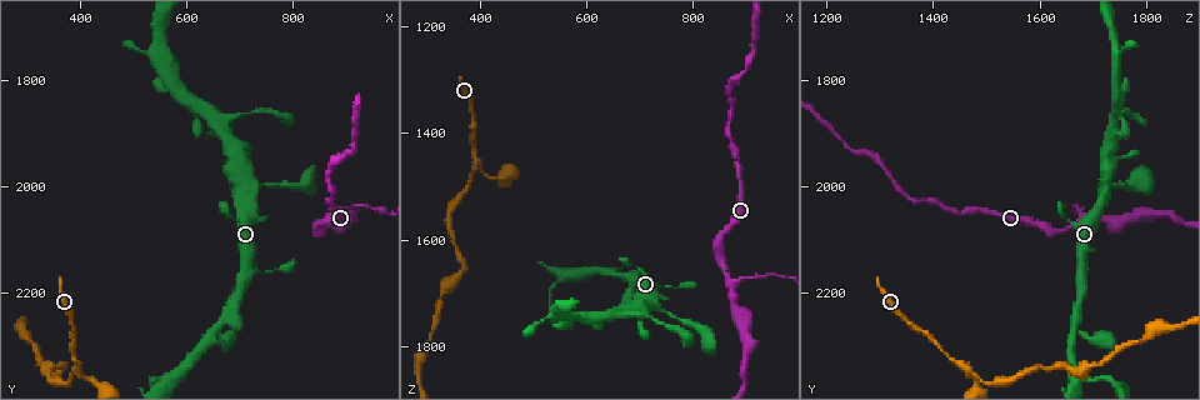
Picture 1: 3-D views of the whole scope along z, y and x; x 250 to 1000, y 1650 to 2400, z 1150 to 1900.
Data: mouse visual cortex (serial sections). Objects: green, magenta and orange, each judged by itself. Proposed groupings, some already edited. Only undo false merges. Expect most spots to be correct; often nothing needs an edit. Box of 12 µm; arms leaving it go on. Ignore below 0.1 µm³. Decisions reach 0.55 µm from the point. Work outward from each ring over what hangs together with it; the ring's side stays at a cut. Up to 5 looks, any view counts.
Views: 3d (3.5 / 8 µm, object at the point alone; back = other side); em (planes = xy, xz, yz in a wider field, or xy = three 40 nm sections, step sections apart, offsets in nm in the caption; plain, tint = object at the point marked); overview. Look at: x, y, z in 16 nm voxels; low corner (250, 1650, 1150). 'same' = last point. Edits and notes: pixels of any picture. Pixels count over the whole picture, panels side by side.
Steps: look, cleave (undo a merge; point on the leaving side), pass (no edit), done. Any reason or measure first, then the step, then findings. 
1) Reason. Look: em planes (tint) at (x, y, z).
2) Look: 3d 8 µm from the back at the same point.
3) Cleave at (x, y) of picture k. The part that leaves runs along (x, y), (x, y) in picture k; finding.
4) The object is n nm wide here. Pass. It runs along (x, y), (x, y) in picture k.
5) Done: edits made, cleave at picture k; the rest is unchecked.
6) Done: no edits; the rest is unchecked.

Abrupt turn. Look: 3d 3.5 µm at (680, 2245, 1670).

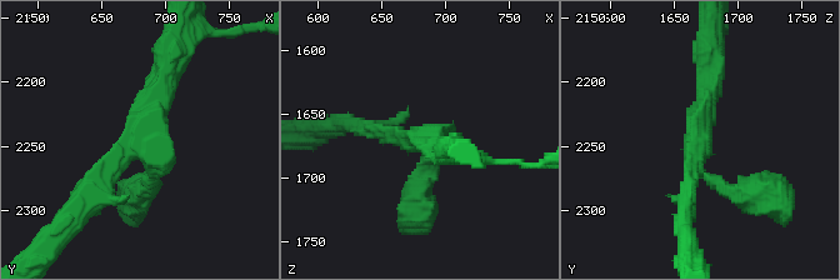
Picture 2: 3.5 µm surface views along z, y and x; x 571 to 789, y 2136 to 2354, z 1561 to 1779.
Pass. It runs along (168, 68), (140, 136), (79, 205) in picture 2; all the same cell.

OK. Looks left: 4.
A fork. Look: 3d 3.5 µm at (395, 2340, 1455).

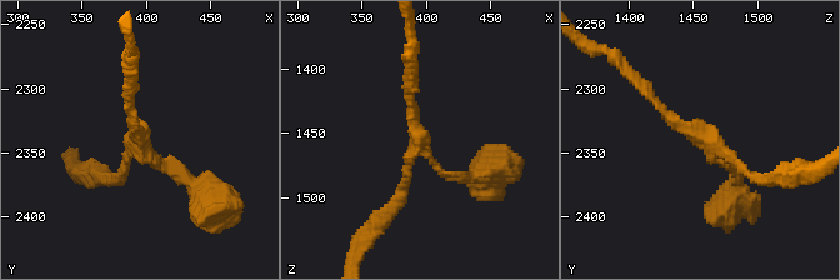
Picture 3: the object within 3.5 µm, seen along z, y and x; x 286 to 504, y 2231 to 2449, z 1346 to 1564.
Shape alone is not enough. Look: em xy step 3 (tint) at (392, 2338, 1456).

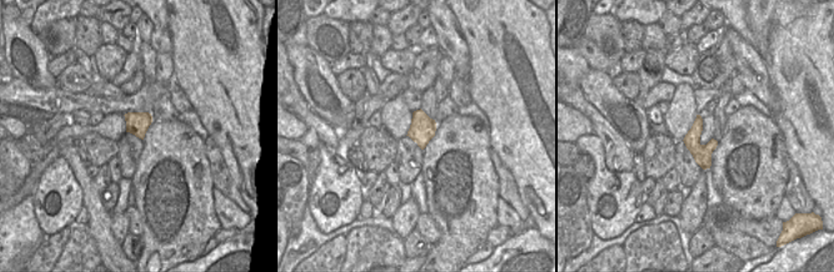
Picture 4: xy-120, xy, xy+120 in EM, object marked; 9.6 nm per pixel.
Pass. It runs along (644, 88), (685, 130), (765, 176) in picture 3; all the same cell.

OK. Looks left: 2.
Done: no edits; the rest is unchecked.

